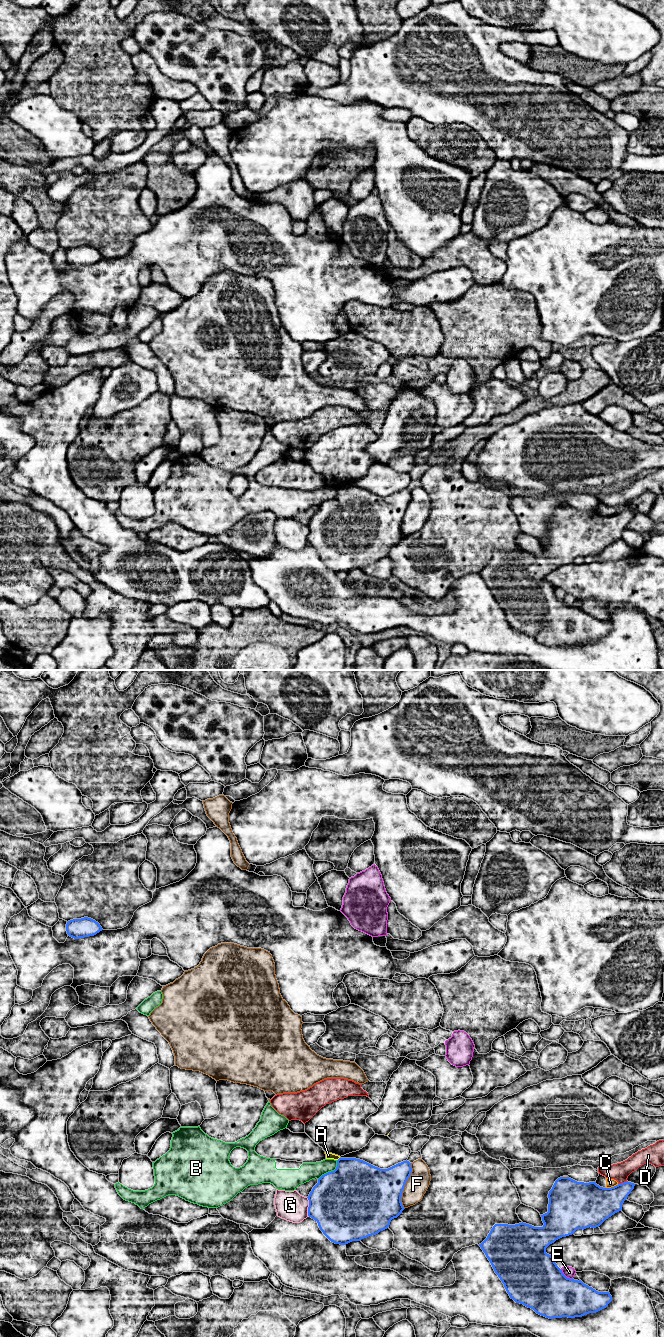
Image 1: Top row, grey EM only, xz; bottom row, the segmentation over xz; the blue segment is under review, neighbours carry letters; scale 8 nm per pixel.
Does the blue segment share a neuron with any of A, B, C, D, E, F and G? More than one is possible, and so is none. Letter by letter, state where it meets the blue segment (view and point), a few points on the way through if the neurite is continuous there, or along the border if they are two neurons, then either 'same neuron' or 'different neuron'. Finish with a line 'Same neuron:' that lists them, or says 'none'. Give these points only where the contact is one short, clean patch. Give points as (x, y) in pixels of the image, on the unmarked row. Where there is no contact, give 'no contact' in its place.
A: contact xz (338, 487); different neuron
B: contact xz (331, 499); different neuron
C: contact xz (612, 515); different neuron
D: contact xz (622, 511); different neuron
E: contact xz (565, 604); different neuron
F: contact xz (404, 514); different neuron
G: contact xz (309, 534); different neuron
Same neuron: none

